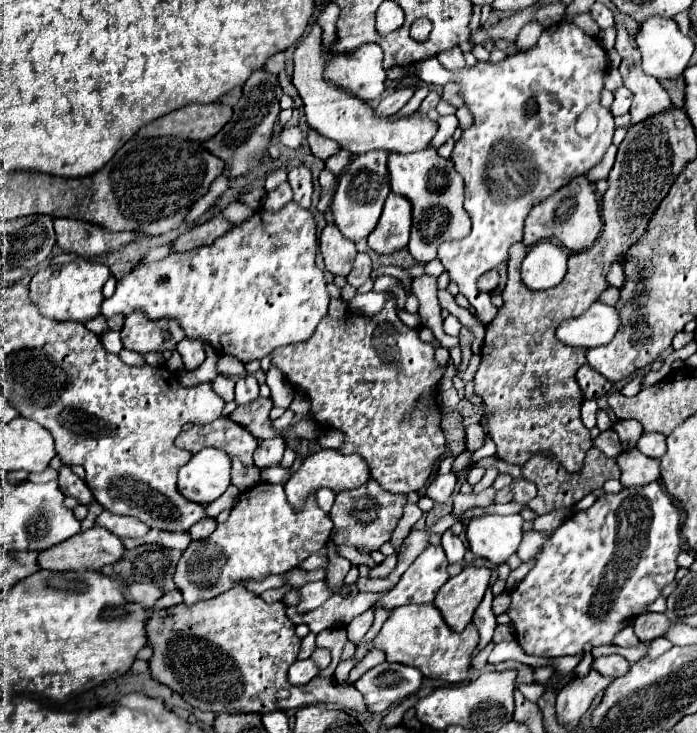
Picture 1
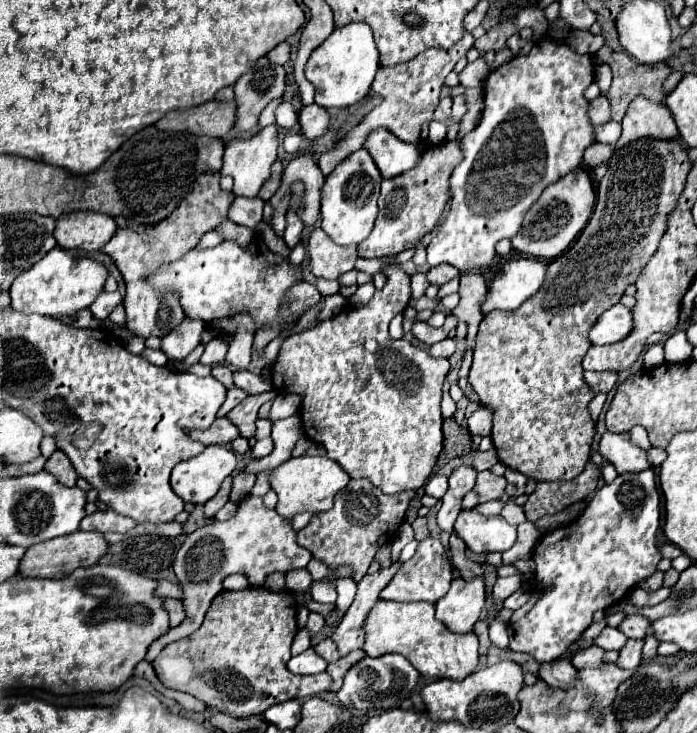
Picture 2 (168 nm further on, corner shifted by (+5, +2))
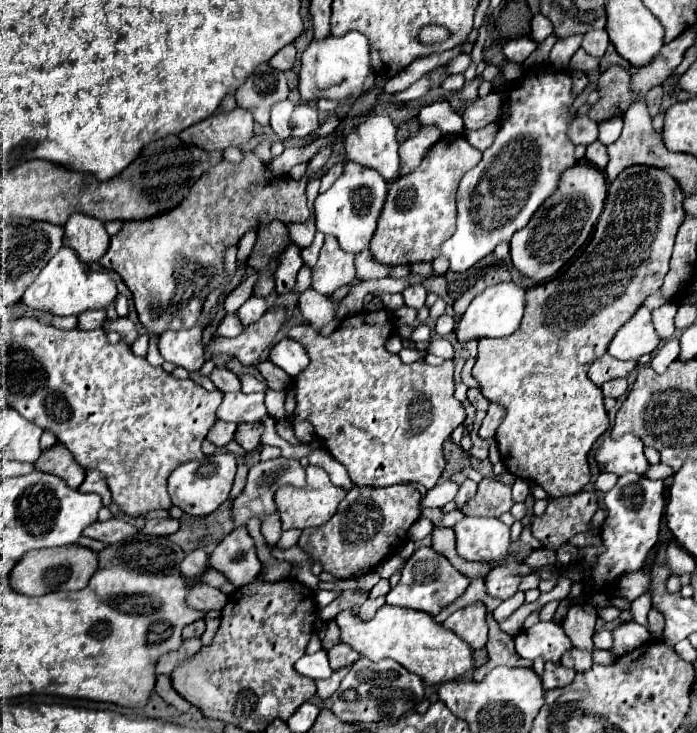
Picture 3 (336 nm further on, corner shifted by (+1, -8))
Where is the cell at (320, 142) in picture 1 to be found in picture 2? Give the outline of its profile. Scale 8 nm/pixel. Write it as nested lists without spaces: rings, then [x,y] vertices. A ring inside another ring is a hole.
[[[310,104],[304,106],[298,114],[298,122],[300,122],[300,130],[308,140],[316,140],[320,136],[326,134],[328,130],[328,114],[322,106],[318,104]]]

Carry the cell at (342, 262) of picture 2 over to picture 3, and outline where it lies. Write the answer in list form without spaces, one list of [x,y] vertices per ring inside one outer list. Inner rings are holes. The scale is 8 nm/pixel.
[[[326,236],[318,262],[312,268],[312,288],[320,294],[332,294],[336,288],[356,278],[354,254],[342,252],[334,236]]]

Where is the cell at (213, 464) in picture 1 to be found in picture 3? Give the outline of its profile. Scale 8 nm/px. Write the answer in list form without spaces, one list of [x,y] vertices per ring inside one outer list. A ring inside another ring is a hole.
[[[216,452],[202,462],[190,462],[178,466],[168,478],[168,494],[172,504],[182,508],[186,514],[206,516],[214,512],[230,494],[234,476],[236,476],[236,456],[230,452]]]

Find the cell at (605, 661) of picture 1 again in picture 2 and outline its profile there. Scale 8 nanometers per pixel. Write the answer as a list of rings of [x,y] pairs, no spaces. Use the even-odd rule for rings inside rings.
[[[590,644],[590,646],[576,648],[574,654],[570,656],[570,660],[578,670],[580,668],[598,668],[602,664],[602,654],[604,654],[602,648],[598,648],[596,644]]]

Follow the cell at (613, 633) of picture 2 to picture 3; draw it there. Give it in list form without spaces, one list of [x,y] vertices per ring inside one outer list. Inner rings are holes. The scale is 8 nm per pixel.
[[[602,630],[594,634],[594,646],[602,648],[602,650],[610,650],[612,648],[612,632],[610,630]]]

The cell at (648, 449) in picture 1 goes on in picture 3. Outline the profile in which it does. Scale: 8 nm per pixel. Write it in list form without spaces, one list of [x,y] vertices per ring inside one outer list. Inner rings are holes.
[[[664,464],[650,466],[648,472],[646,472],[646,476],[648,476],[650,480],[664,480],[664,478],[668,478],[668,476],[672,476],[672,474],[674,474],[674,470],[672,470],[670,466],[664,466]]]

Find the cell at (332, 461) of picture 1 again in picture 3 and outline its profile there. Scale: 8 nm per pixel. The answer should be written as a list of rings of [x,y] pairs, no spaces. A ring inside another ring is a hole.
[[[308,466],[306,468],[306,484],[302,488],[292,486],[292,484],[284,484],[274,494],[276,508],[278,508],[280,520],[282,520],[282,530],[290,530],[290,528],[302,530],[308,526],[320,526],[322,522],[326,522],[334,516],[334,512],[344,496],[346,496],[346,490],[340,486],[334,486],[324,468]]]

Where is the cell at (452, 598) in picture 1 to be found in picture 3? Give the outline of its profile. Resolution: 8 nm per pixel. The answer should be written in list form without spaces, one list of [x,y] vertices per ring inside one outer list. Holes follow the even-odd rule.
[[[474,602],[462,610],[456,610],[442,622],[444,628],[452,630],[464,642],[470,644],[472,650],[478,650],[486,644],[486,606],[482,602]]]

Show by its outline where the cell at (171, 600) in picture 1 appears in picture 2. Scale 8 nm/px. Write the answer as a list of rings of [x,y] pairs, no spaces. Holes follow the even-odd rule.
[[[166,598],[166,600],[164,600],[164,608],[166,608],[168,614],[170,614],[170,626],[178,626],[178,624],[186,618],[186,612],[184,612],[184,606],[182,606],[180,600]]]

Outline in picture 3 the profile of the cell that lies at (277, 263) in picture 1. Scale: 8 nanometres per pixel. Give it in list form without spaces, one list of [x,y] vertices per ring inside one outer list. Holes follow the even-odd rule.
[[[94,310],[94,312],[84,312],[82,316],[78,316],[78,328],[82,330],[92,330],[92,328],[102,328],[102,324],[106,322],[106,310]]]

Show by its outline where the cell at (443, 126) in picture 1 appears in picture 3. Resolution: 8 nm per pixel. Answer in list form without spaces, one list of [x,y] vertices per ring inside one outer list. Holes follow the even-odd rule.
[[[490,92],[486,98],[476,98],[472,100],[464,112],[464,128],[468,130],[478,130],[490,122],[496,122],[502,106],[502,96],[498,92]]]

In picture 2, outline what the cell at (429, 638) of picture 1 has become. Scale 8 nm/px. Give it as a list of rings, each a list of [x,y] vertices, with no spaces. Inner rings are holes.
[[[378,600],[364,620],[364,646],[368,656],[396,652],[408,658],[426,678],[464,680],[478,666],[478,638],[470,634],[454,634],[434,616],[430,602],[388,602]]]

